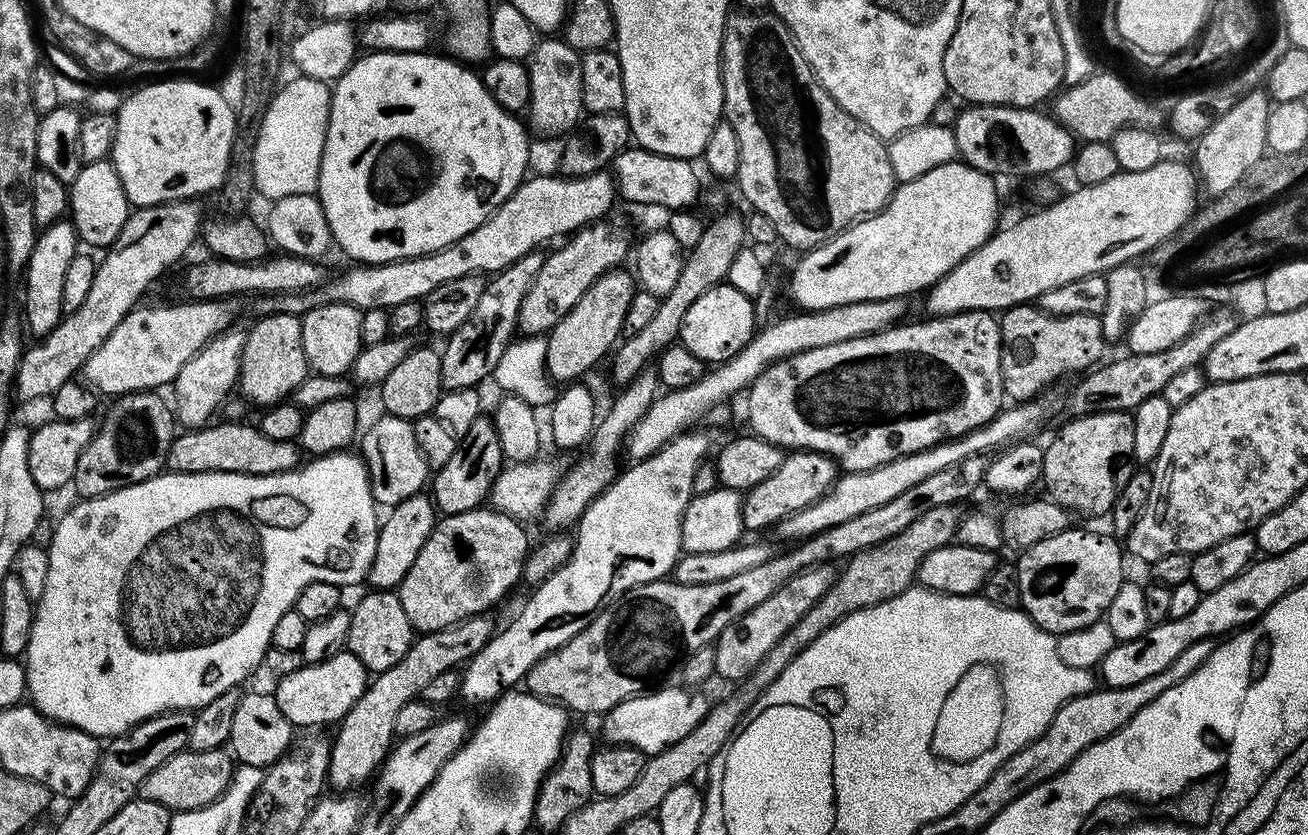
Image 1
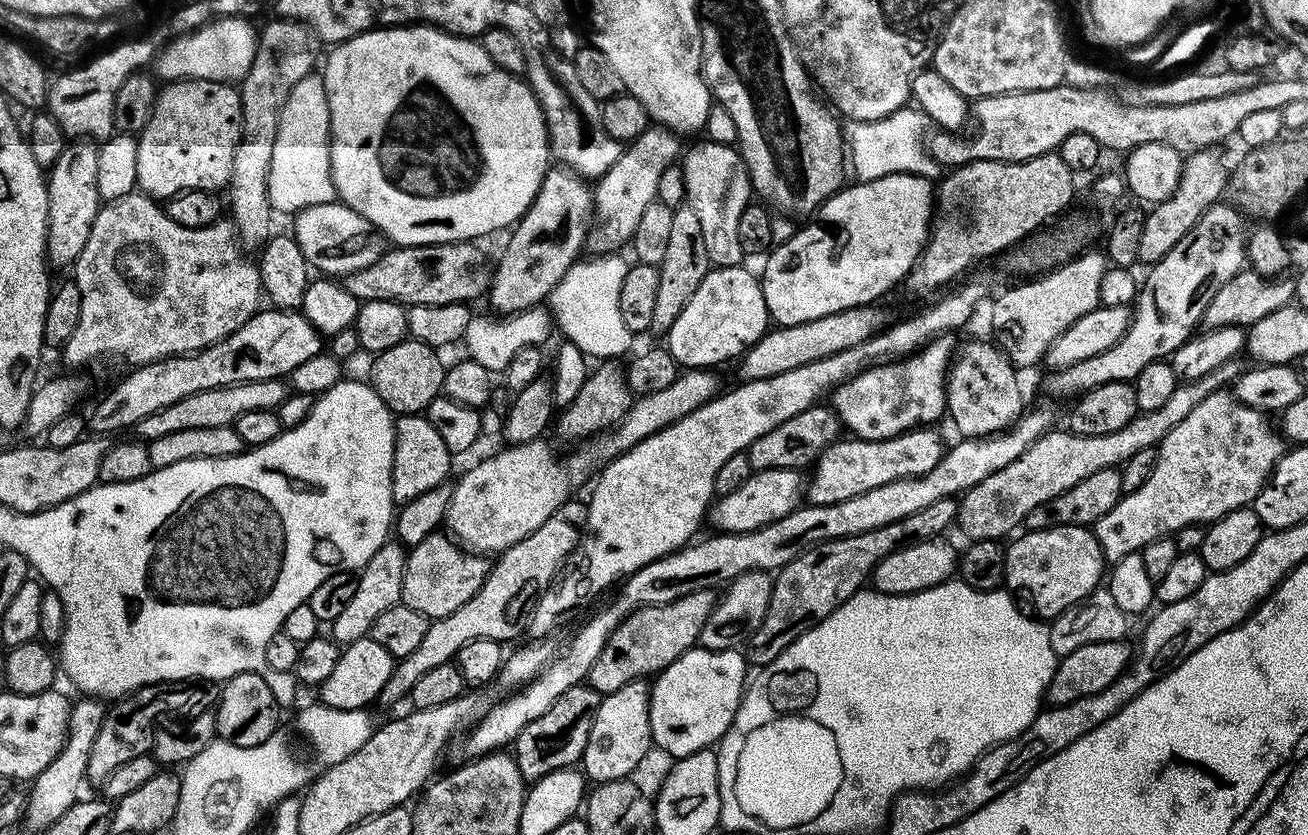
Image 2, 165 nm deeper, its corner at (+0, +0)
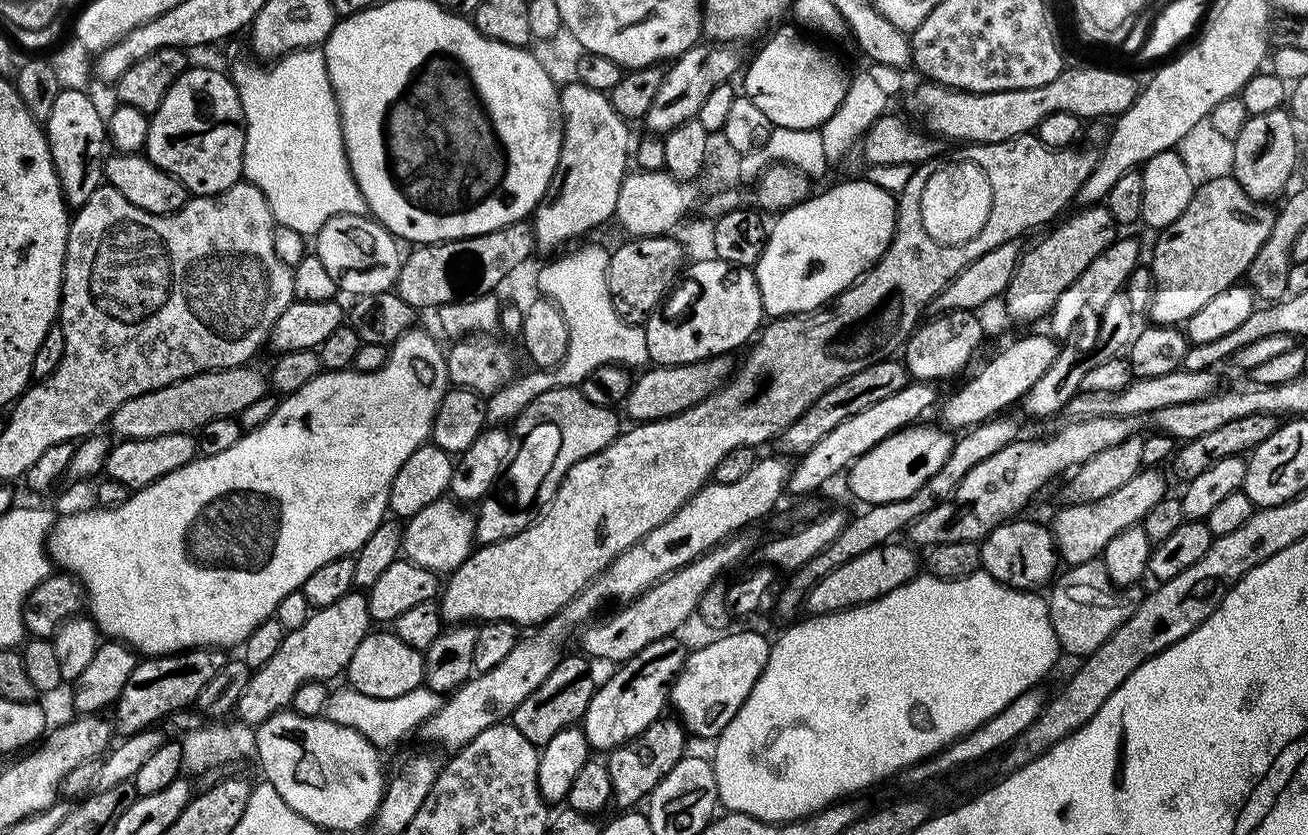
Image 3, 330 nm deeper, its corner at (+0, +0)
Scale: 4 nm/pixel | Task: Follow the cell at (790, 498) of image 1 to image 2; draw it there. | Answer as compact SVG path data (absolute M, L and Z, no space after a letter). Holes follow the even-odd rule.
M921 426L885 440L835 440L816 460L811 469L812 477L807 477L807 503L830 506L834 502L846 502L846 498L866 494L866 490L874 490L874 486L886 486L886 482L930 474L946 451L946 443L936 430L932 426Z

